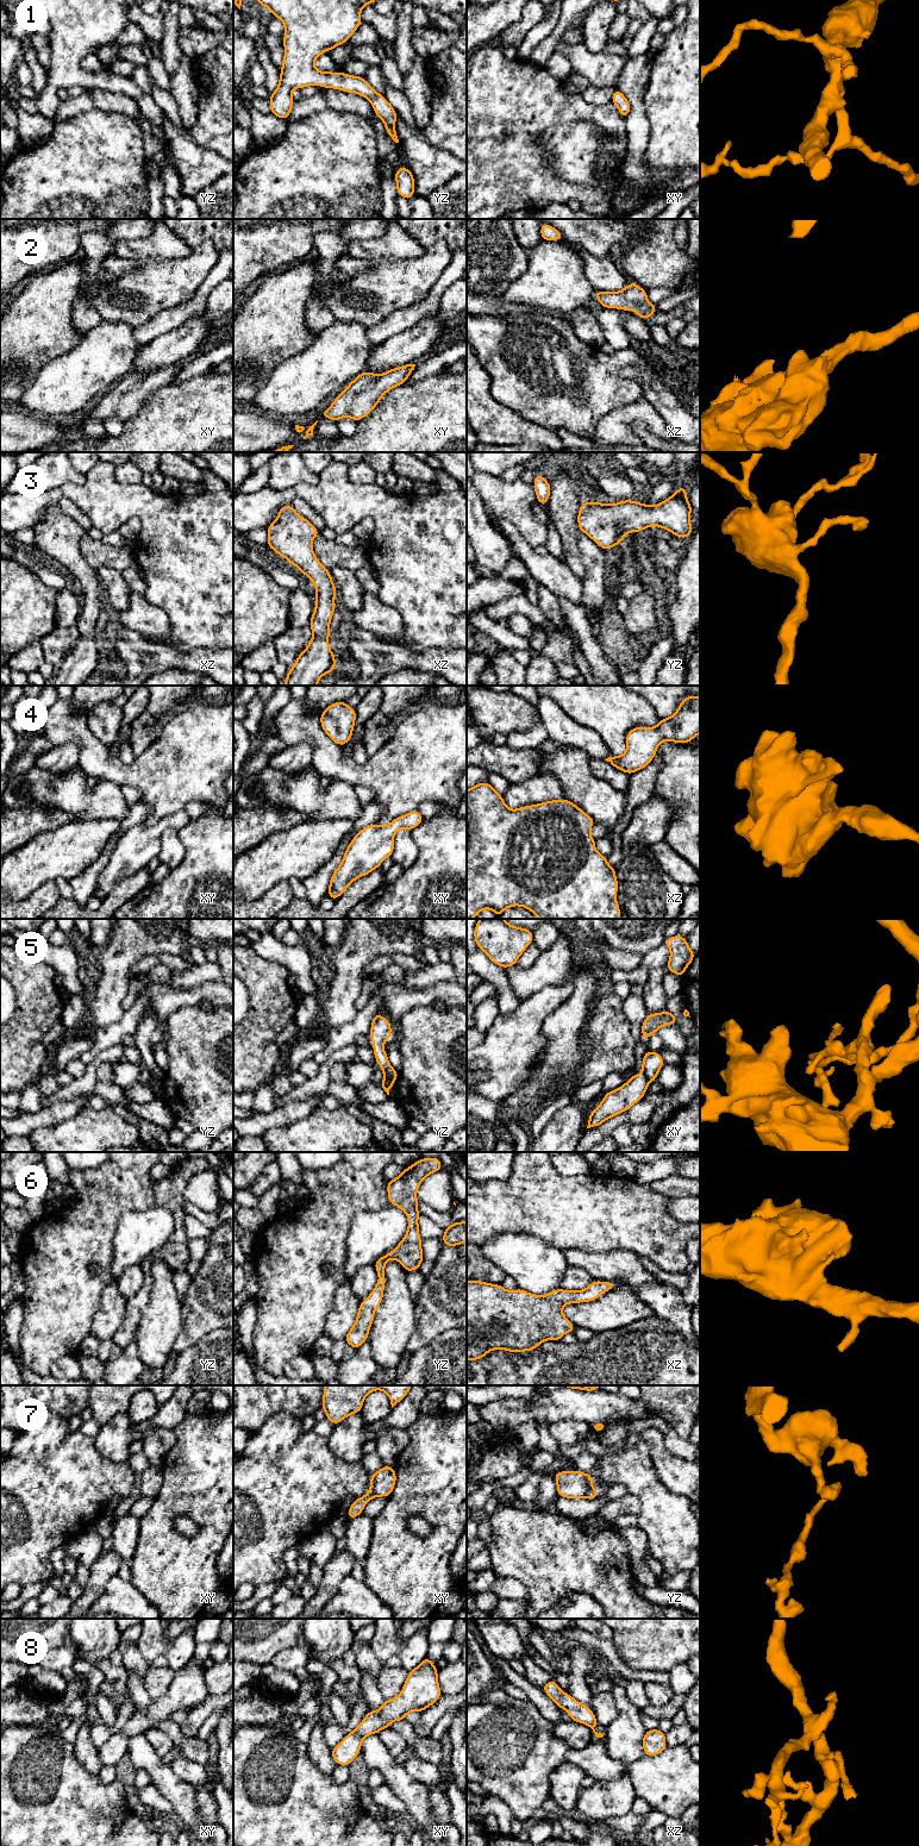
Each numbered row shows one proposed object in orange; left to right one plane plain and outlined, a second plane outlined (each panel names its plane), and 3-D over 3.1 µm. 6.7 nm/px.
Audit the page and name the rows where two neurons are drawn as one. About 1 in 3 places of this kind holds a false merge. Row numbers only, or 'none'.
5, 7

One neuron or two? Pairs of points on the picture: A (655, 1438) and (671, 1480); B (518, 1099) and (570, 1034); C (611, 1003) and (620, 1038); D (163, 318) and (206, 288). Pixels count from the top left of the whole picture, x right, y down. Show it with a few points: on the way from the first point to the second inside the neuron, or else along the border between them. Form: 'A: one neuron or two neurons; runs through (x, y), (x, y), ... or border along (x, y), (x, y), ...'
A: one neuron; runs through (657, 1449), (670, 1469)
B: one neuron; runs through (535, 1086), (557, 1063), (564, 1051)
C: one neuron; runs through (611, 1012), (612, 1030)
D: one neuron; runs through (174, 318), (198, 299)

